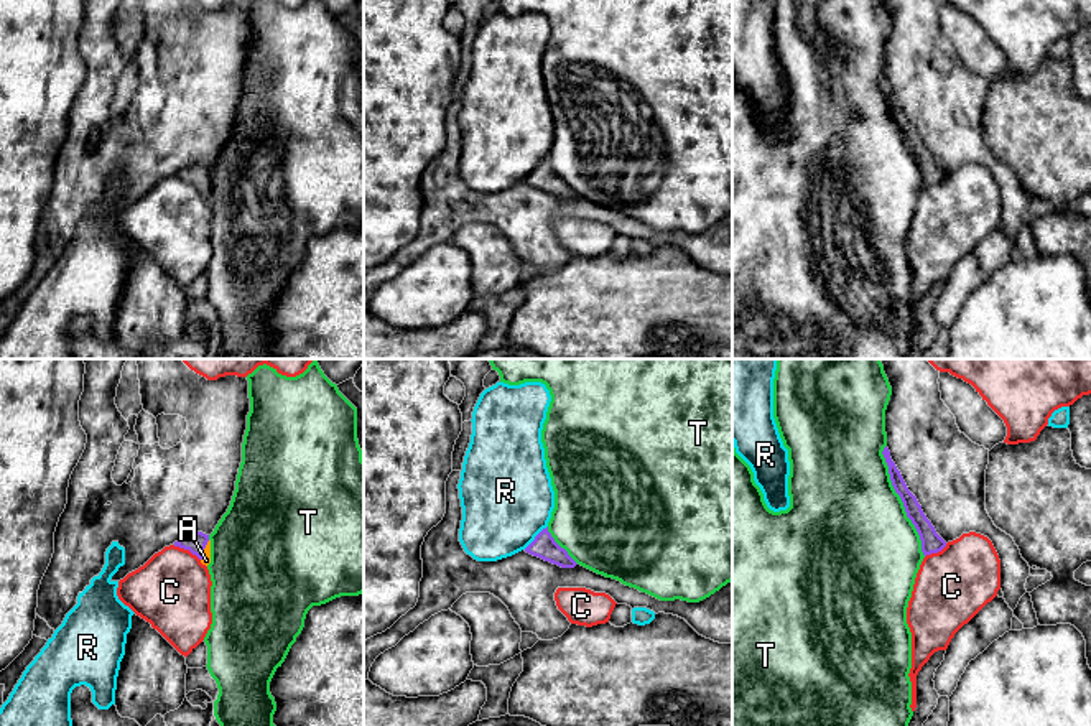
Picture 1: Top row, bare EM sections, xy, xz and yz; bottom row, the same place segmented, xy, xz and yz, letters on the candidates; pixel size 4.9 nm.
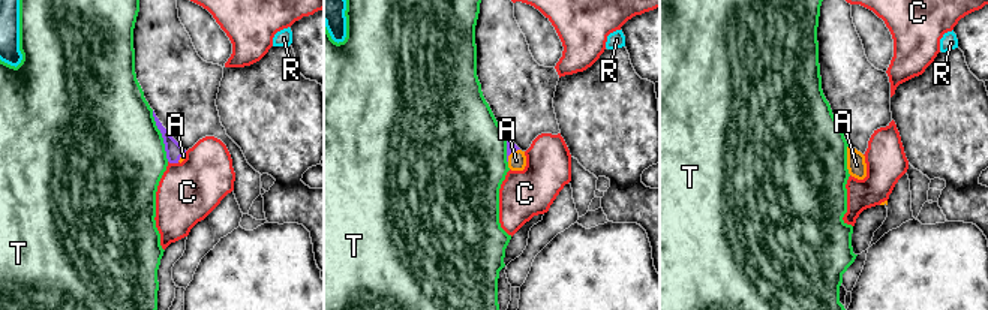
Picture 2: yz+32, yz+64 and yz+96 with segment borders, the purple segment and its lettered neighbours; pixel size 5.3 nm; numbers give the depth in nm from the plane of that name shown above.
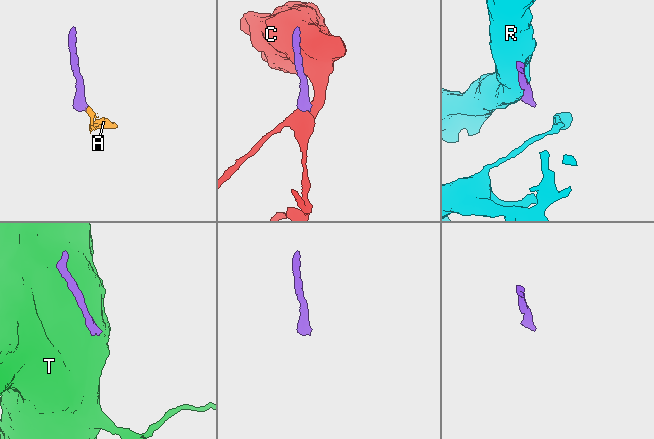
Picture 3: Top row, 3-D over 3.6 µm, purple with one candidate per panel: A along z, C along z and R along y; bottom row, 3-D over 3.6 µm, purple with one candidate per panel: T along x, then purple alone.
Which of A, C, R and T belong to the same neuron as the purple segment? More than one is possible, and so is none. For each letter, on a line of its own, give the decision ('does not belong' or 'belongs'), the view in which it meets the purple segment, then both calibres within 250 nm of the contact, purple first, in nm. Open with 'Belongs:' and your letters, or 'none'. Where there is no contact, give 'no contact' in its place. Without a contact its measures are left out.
Belongs: A
A: belongs | xy | 100/50 nm
C: does not belong | xy | 100/380 nm
R: does not belong | xz | 120/460 nm
T: does not belong | yz | 100/480 nm

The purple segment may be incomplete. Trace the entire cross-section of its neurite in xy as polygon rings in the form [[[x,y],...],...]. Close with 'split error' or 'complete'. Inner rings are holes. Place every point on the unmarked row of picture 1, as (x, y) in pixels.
[[[193,163],[184,166],[178,173],[174,173],[174,178],[189,181],[206,198],[211,194],[211,171],[209,171],[209,166],[202,163]]] | split error

